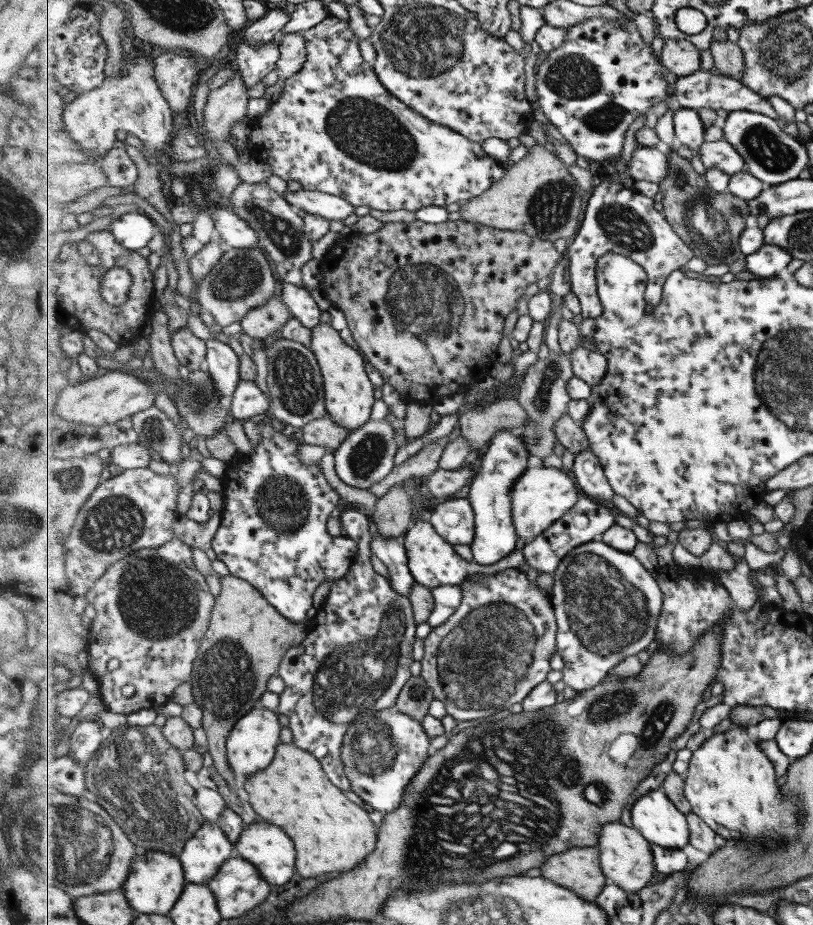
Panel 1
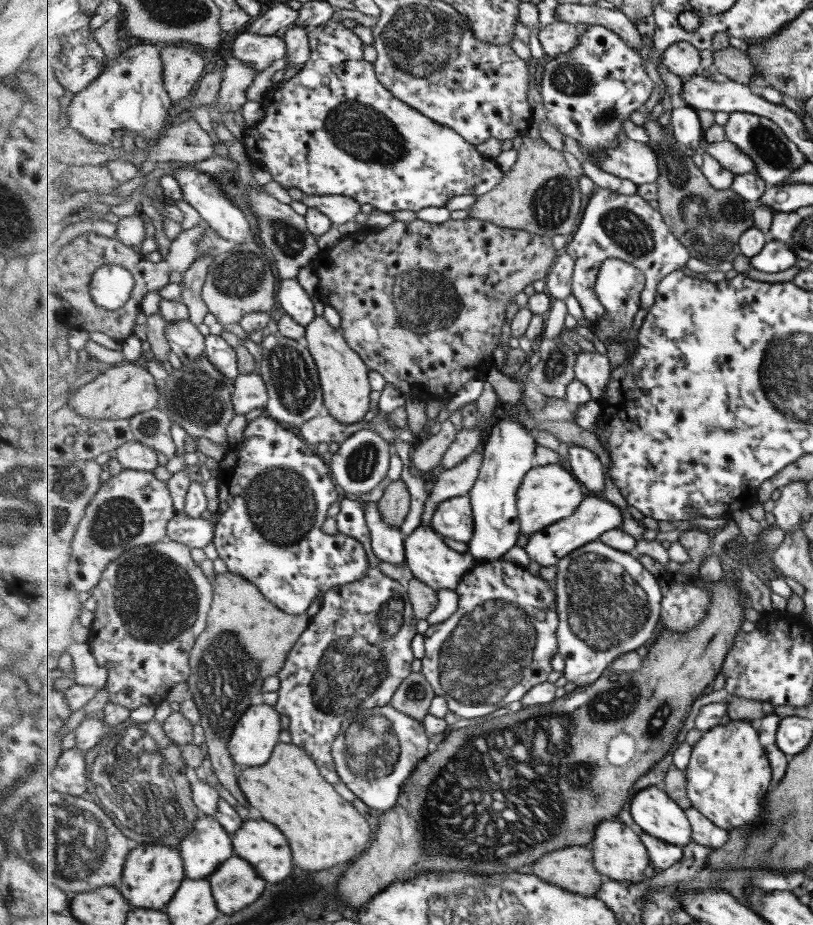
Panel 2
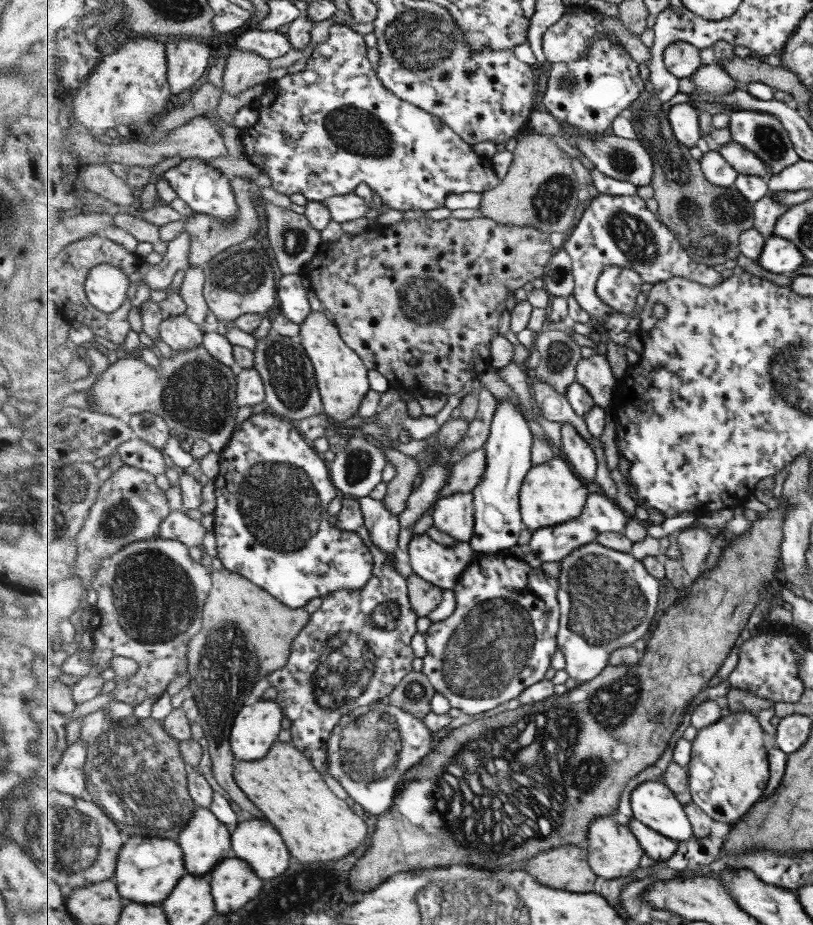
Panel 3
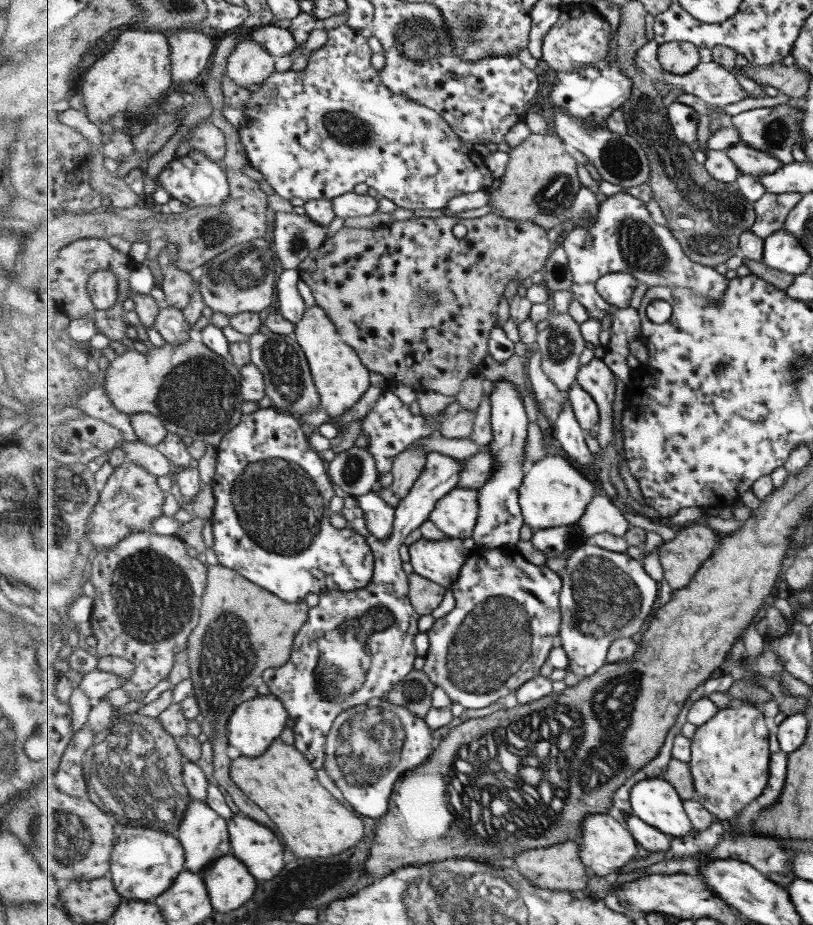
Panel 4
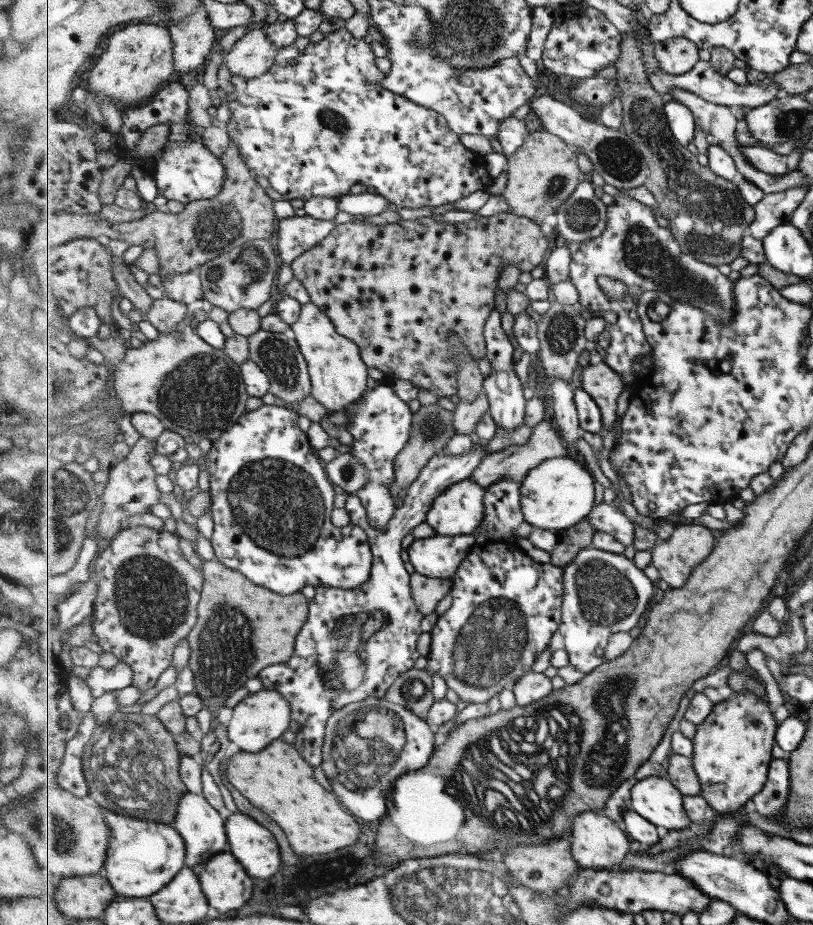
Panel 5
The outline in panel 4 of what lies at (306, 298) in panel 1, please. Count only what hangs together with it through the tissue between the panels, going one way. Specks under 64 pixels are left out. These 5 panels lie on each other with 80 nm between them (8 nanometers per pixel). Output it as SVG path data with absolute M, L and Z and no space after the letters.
M284 269L276 284L276 297L279 302L277 311L295 324L303 318L308 307L299 294L297 288L299 280L301 281L301 274L298 269Z

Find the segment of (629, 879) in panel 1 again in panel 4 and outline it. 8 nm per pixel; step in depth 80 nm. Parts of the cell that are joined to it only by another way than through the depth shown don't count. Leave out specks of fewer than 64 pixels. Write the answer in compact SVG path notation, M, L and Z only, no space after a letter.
M609 813L589 815L583 822L583 838L578 841L580 855L591 874L600 877L617 874L619 868L629 864L637 854L637 839L629 832L626 824L613 818Z

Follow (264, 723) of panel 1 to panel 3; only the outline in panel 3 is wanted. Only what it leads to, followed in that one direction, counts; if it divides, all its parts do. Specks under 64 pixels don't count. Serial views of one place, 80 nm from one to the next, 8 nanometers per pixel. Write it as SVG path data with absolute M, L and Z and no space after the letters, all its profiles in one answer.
M259 700L252 705L245 705L236 716L230 736L232 751L239 761L256 761L264 759L272 750L272 746L280 740L283 730L284 710L276 701Z

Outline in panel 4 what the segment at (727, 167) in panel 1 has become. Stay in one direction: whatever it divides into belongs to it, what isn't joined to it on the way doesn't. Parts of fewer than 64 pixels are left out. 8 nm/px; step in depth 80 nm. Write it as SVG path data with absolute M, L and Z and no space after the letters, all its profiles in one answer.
M738 143L727 149L728 157L740 168L741 174L772 175L787 165L778 159L778 156L772 155L764 150L749 147L744 143Z

